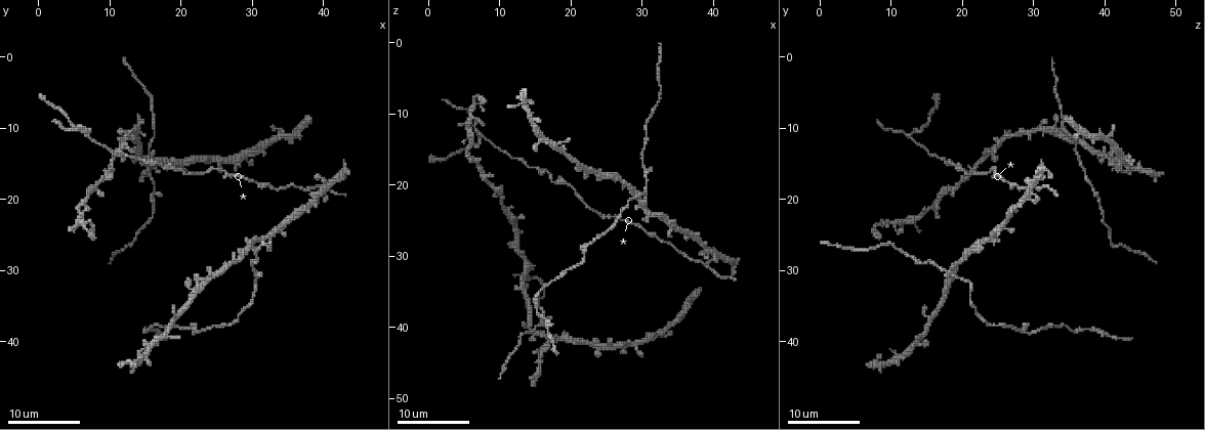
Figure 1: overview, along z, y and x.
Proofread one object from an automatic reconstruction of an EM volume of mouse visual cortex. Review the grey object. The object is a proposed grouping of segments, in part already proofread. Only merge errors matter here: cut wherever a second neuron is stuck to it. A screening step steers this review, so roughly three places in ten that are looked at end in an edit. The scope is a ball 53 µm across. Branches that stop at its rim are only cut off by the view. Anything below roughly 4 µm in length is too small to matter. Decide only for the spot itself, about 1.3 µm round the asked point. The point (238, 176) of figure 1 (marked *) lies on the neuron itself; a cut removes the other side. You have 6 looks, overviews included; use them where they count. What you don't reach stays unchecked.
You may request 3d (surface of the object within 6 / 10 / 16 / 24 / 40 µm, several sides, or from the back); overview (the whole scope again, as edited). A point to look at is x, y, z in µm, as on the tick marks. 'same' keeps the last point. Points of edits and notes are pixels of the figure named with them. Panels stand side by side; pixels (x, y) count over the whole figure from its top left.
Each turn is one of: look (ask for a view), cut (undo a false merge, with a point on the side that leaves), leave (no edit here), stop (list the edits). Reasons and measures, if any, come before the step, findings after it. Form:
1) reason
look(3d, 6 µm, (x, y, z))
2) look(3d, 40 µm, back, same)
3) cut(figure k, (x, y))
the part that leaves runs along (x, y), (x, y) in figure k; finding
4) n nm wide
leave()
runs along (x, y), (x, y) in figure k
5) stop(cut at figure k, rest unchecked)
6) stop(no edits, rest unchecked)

three arms meet
look(3d, 6 µm, (28.0, 28.5, 20.0))

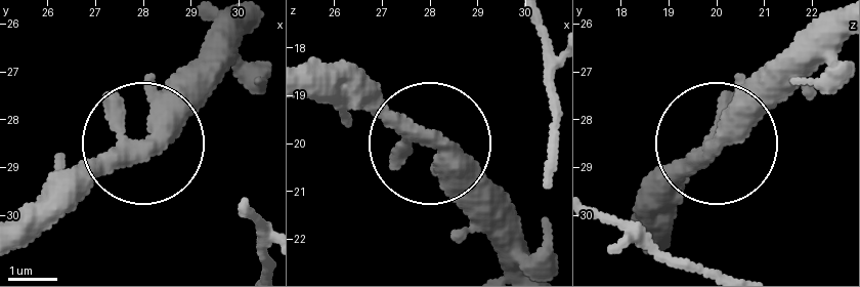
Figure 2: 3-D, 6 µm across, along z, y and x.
290 nm wide
leave()
continuous, no second neuron

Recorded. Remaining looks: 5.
thin neck
look(3d, 10 µm, (13.5, 25.5, 40.5))

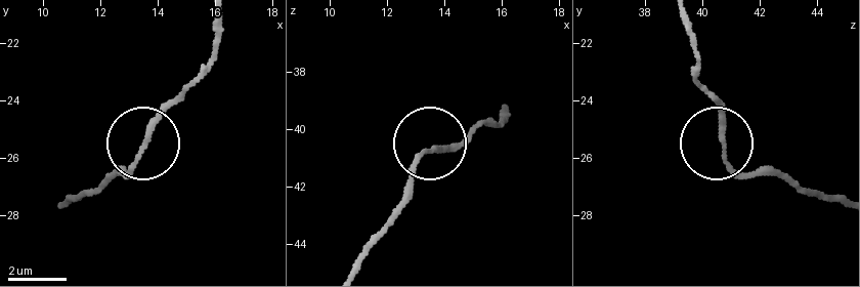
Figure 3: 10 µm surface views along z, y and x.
160 nm wide
leave()
runs along (215, 17), (212, 62), (170, 106), (134, 164), (115, 176) in figure 3; all the same neuron

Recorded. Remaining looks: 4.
three-way junction
look(3d, 10 µm, (15.5, 12.0, 35.5))

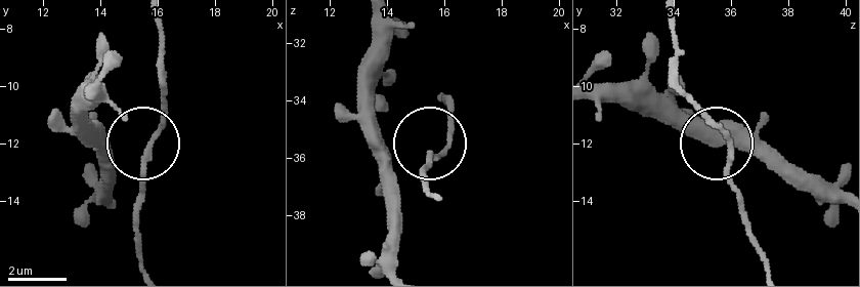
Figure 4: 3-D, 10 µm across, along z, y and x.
130 nm wide
leave()
runs along (371, 16), (378, 141), (436, 154), (452, 134), (452, 100) in figure 4; continuous, no second neuron

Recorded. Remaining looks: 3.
stop(no edits, rest unchecked)

